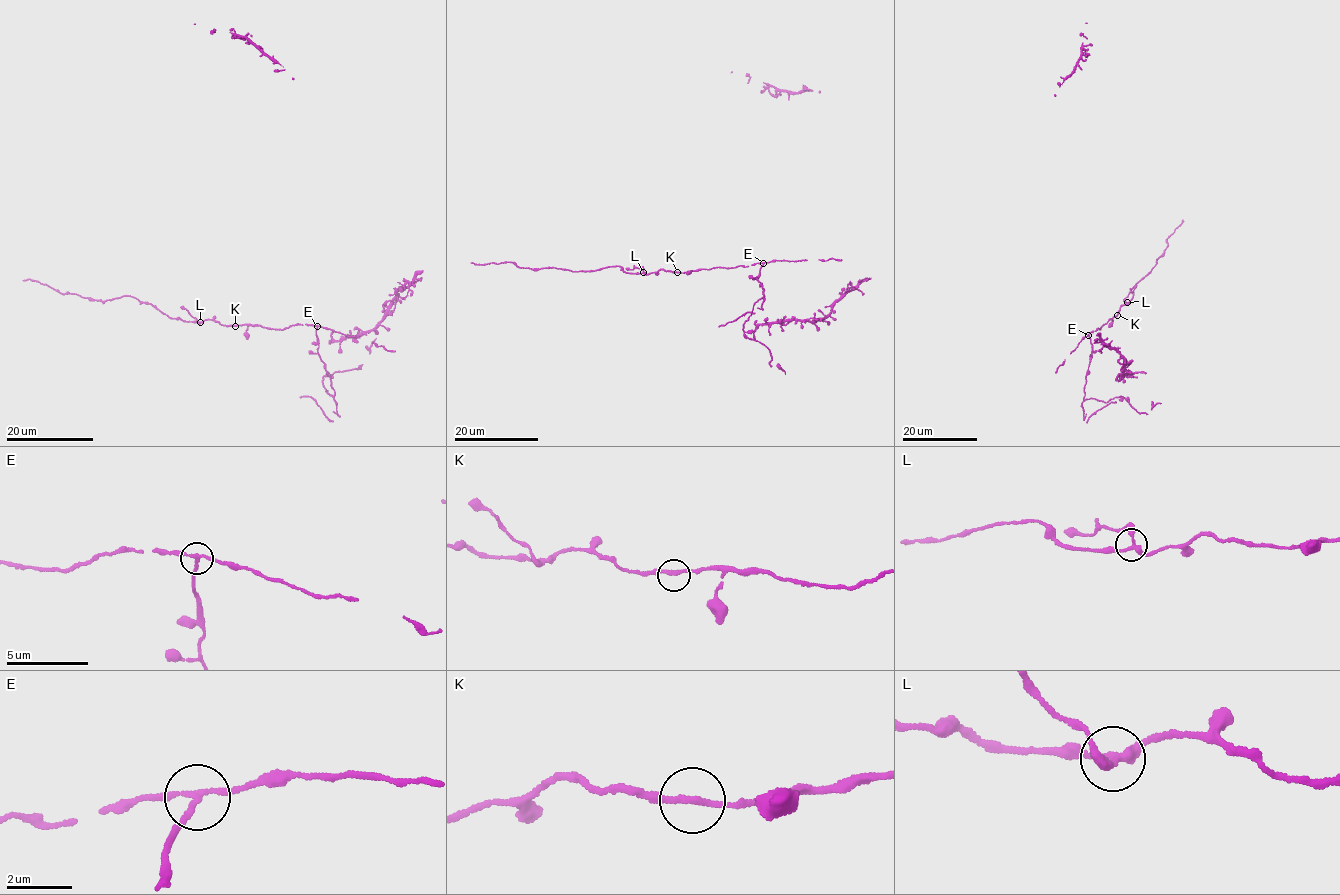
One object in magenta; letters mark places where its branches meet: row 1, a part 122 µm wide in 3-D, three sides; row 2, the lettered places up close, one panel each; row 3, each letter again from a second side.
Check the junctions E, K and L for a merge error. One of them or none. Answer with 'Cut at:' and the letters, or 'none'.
Cut at: E

